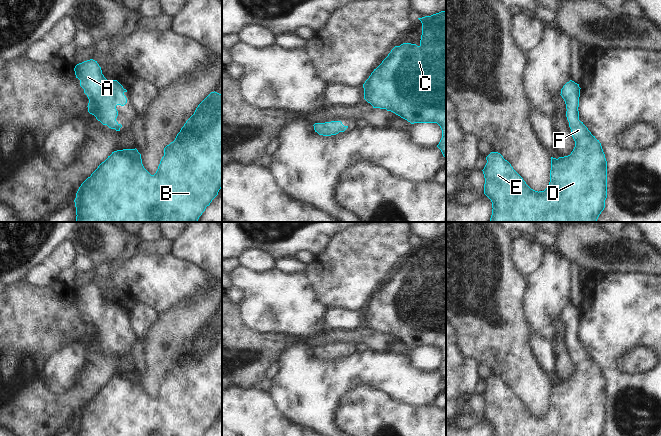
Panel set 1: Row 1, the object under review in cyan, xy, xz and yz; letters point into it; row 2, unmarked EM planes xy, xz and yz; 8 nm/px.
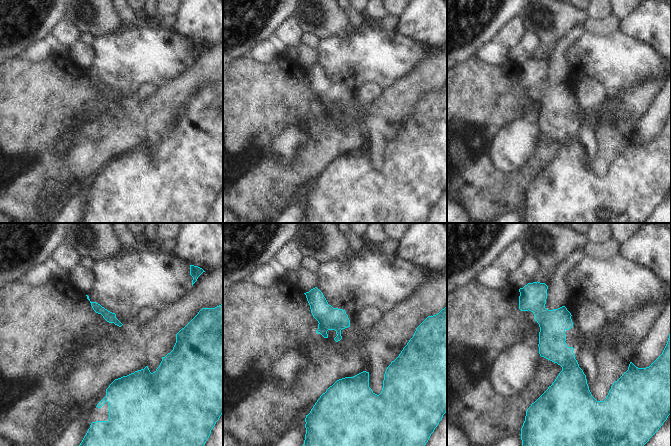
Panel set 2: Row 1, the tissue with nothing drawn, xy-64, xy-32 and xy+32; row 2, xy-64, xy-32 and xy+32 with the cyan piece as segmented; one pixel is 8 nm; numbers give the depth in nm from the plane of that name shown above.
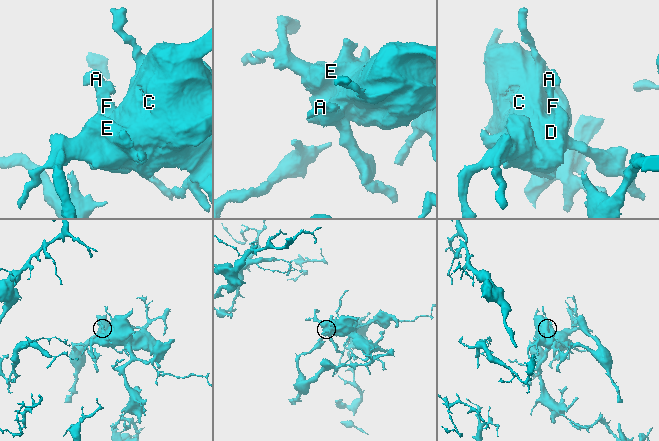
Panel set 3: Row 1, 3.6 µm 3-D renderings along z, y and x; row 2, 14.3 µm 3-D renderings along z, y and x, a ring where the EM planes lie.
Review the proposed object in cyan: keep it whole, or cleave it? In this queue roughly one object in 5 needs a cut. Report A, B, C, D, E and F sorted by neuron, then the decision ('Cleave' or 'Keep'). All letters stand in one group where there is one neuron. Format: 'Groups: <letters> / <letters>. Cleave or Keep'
Groups: A B C D E F. Keep.

